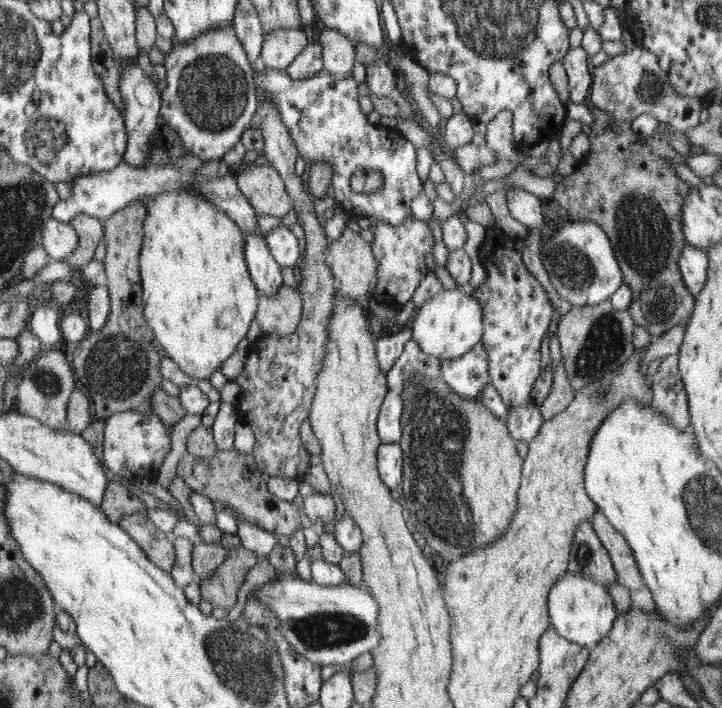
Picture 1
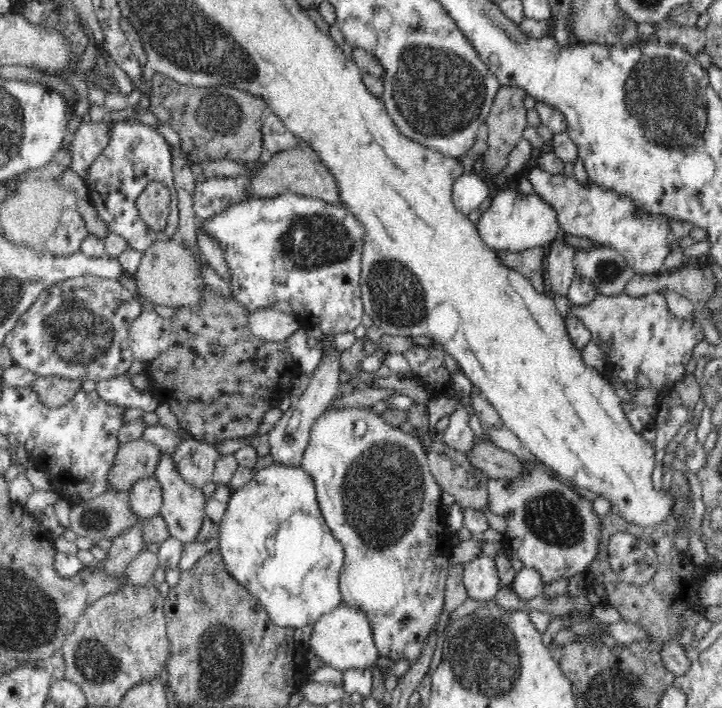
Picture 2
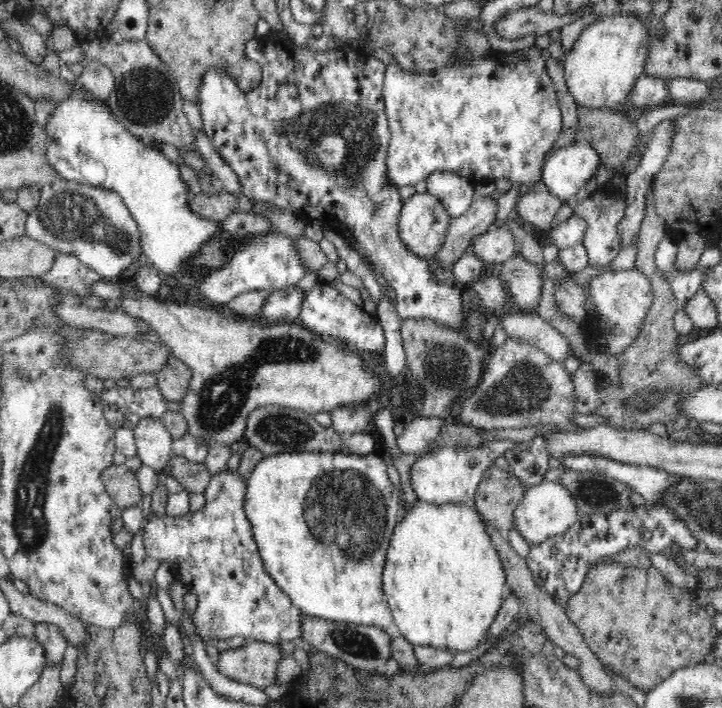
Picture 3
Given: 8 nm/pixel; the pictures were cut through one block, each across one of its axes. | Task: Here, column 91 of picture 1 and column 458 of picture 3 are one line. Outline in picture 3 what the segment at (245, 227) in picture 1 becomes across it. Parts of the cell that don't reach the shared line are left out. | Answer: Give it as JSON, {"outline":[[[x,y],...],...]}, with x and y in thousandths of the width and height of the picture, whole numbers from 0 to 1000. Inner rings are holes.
{"outline":[[[626,242],[598,243],[589,256],[591,270],[604,277],[623,306],[645,299],[661,278],[648,253]]]}

